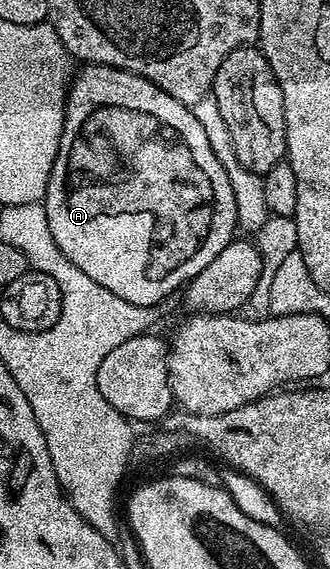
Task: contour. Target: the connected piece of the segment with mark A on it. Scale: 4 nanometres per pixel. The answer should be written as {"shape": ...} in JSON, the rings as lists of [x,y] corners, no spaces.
{"shape":[[[91,64],[83,69],[86,70],[79,77],[77,74],[71,80],[66,95],[66,114],[60,135],[60,147],[44,198],[48,227],[52,227],[52,239],[56,239],[60,251],[64,251],[64,255],[68,255],[68,259],[72,259],[72,263],[76,263],[76,267],[84,271],[84,275],[96,279],[100,287],[108,287],[112,295],[120,295],[120,299],[128,299],[128,303],[133,305],[158,305],[169,293],[174,293],[177,289],[179,292],[187,281],[200,275],[200,271],[204,271],[204,267],[208,267],[208,263],[212,263],[212,259],[216,259],[216,255],[220,255],[220,251],[224,251],[224,247],[228,247],[235,240],[238,223],[236,195],[191,106],[180,103],[180,99],[172,99],[168,91],[156,87],[156,83],[132,71],[124,71],[111,65]]]}

